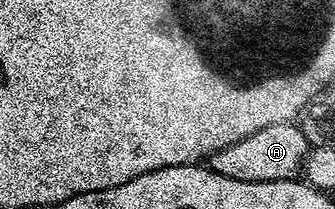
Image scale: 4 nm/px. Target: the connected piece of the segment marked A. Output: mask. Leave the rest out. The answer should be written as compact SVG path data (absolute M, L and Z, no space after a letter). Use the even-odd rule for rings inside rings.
M294 121L272 123L252 131L244 139L232 143L217 151L208 158L208 167L213 173L228 175L228 179L241 181L289 181L303 172L308 142L301 124Z

